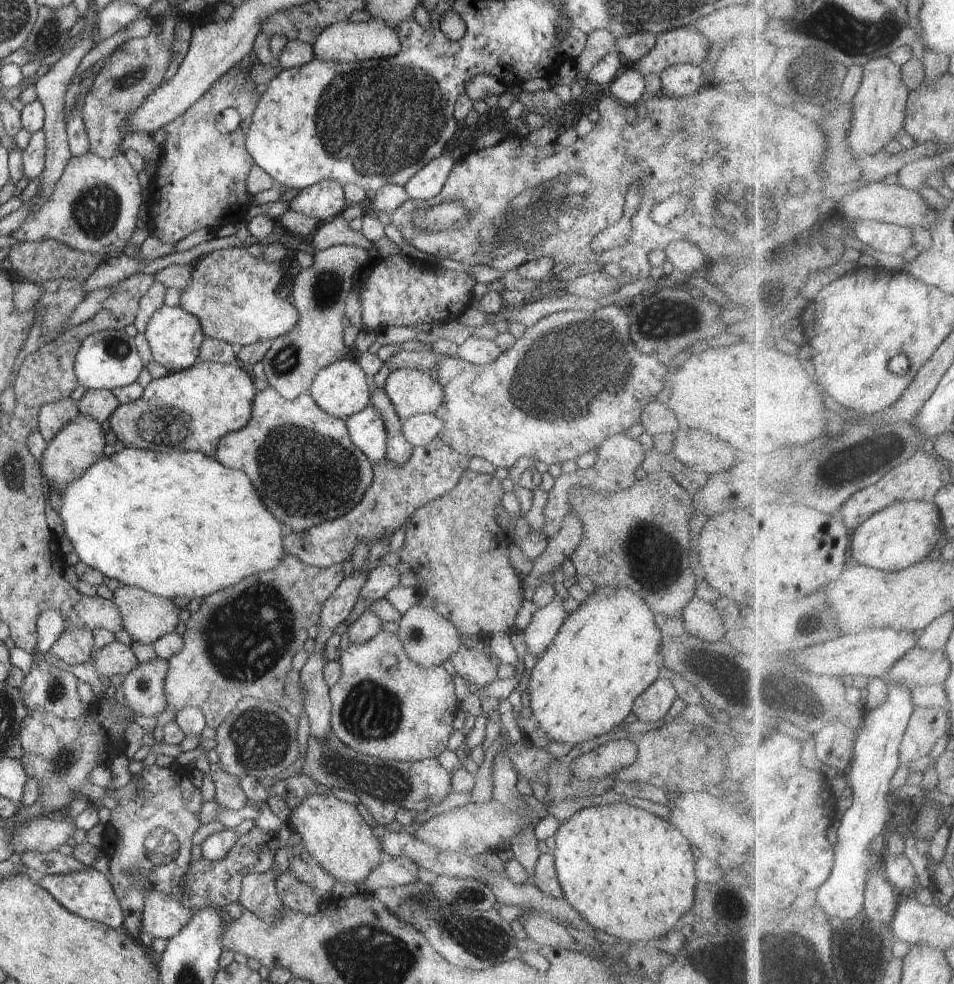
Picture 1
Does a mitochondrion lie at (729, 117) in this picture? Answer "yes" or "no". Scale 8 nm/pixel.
no

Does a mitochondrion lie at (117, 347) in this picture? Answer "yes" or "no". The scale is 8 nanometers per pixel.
yes

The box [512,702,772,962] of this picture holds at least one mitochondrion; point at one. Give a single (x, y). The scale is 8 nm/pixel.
(729, 906)

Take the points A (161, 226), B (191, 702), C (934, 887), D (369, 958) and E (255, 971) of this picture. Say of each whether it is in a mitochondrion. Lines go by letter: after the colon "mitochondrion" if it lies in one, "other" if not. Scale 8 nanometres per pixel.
A: other
B: other
C: other
D: mitochondrion
E: other

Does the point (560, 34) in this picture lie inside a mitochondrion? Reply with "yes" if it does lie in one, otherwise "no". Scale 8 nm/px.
no

